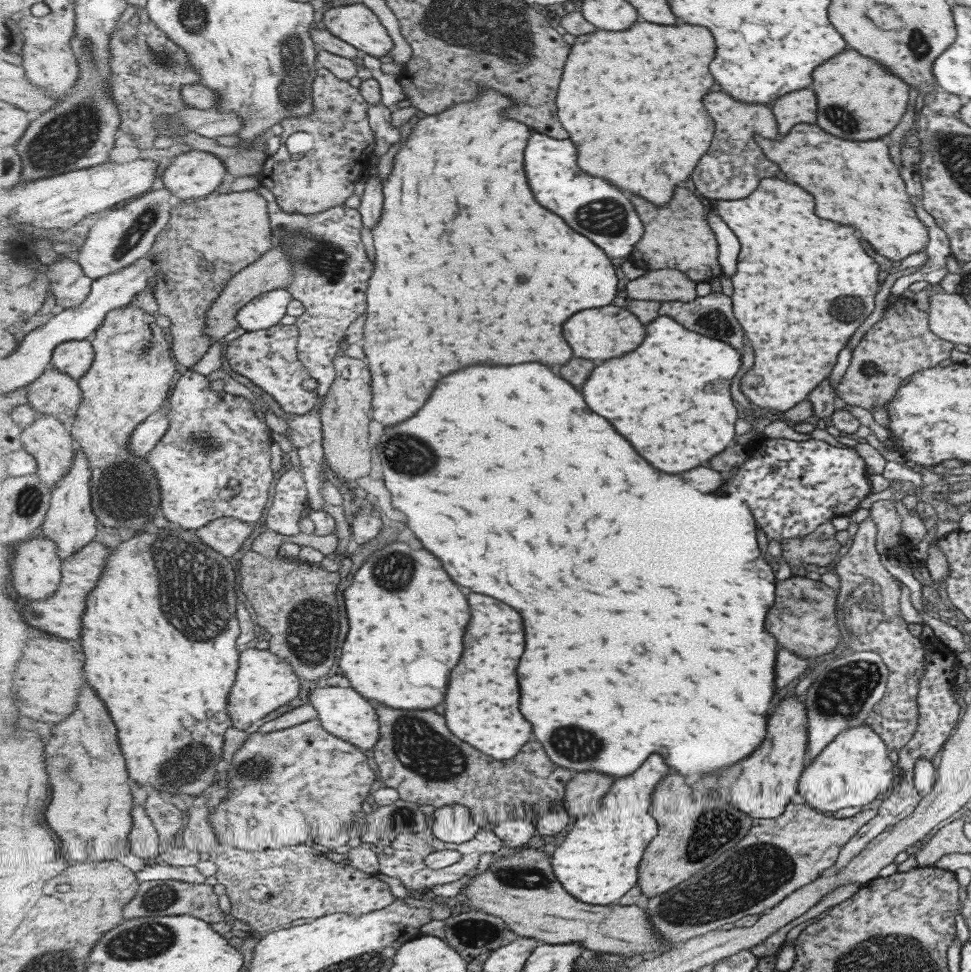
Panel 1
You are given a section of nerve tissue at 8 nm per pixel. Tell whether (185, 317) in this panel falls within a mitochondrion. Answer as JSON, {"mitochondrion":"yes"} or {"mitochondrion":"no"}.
{"mitochondrion":"no"}

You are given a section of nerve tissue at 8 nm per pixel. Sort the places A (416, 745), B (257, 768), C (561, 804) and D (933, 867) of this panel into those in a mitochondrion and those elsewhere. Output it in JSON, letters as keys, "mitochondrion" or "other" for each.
{"A":"mitochondrion","B":"mitochondrion","C":"other","D":"other"}

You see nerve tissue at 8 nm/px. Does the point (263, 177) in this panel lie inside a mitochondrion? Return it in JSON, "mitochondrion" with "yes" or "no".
{"mitochondrion":"no"}

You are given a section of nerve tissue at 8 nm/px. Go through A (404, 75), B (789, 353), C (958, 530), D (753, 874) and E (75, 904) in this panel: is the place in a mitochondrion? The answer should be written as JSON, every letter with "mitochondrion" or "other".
{"A":"other","B":"other","C":"other","D":"mitochondrion","E":"other"}

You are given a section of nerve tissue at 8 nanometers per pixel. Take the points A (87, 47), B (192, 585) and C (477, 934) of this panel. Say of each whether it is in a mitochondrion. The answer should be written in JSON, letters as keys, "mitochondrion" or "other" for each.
{"A":"mitochondrion","B":"mitochondrion","C":"mitochondrion"}

